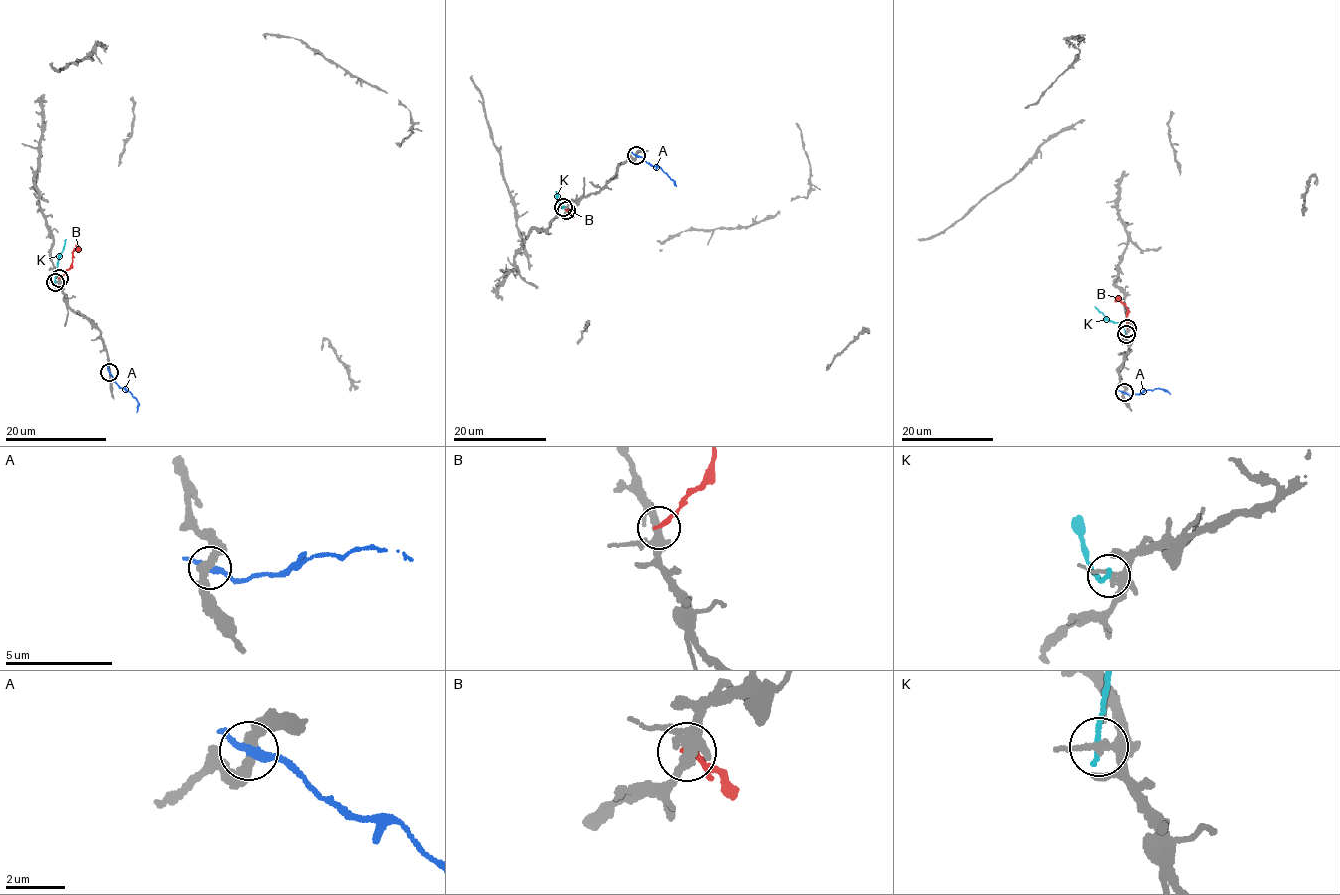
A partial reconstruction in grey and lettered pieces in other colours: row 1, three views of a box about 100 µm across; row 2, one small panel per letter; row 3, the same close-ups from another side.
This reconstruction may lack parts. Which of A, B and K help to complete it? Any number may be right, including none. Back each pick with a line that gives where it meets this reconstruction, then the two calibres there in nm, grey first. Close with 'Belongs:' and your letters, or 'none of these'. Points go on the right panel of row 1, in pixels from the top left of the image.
Belongs: none of these

